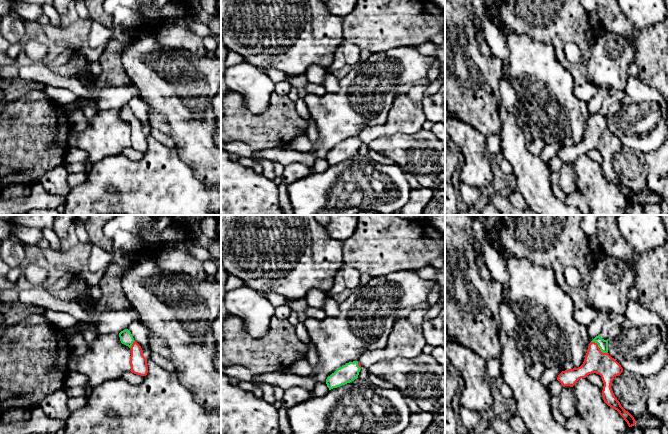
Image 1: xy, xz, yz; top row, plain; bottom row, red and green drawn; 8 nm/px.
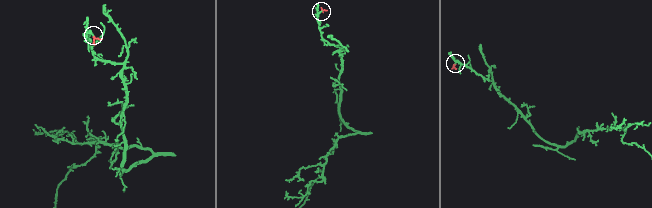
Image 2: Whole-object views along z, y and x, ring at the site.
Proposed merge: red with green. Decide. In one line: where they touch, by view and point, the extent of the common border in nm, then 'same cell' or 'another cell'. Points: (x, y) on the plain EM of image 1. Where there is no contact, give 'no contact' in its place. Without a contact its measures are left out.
meets red in yz at (598, 123); contact 160 nm long; same cell

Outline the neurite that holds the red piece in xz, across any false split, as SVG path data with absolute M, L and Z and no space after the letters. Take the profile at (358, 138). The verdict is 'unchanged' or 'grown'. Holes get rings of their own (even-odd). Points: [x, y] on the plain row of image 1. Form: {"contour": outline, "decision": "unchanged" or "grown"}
{"contour": "M358 137L346 139L327 153L327 163L331 166L354 157L358 154L361 144Z", "decision": "grown"}

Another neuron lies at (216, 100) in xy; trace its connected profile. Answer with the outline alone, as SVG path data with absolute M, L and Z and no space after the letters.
M218 91L210 101L215 119L214 119L214 143L221 148L221 91Z

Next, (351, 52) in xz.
M344 39L342 48L346 64L356 65L360 62L361 49L357 45L352 44L348 40Z

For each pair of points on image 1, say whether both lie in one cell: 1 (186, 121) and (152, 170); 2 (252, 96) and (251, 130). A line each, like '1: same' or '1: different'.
1: different
2: different

